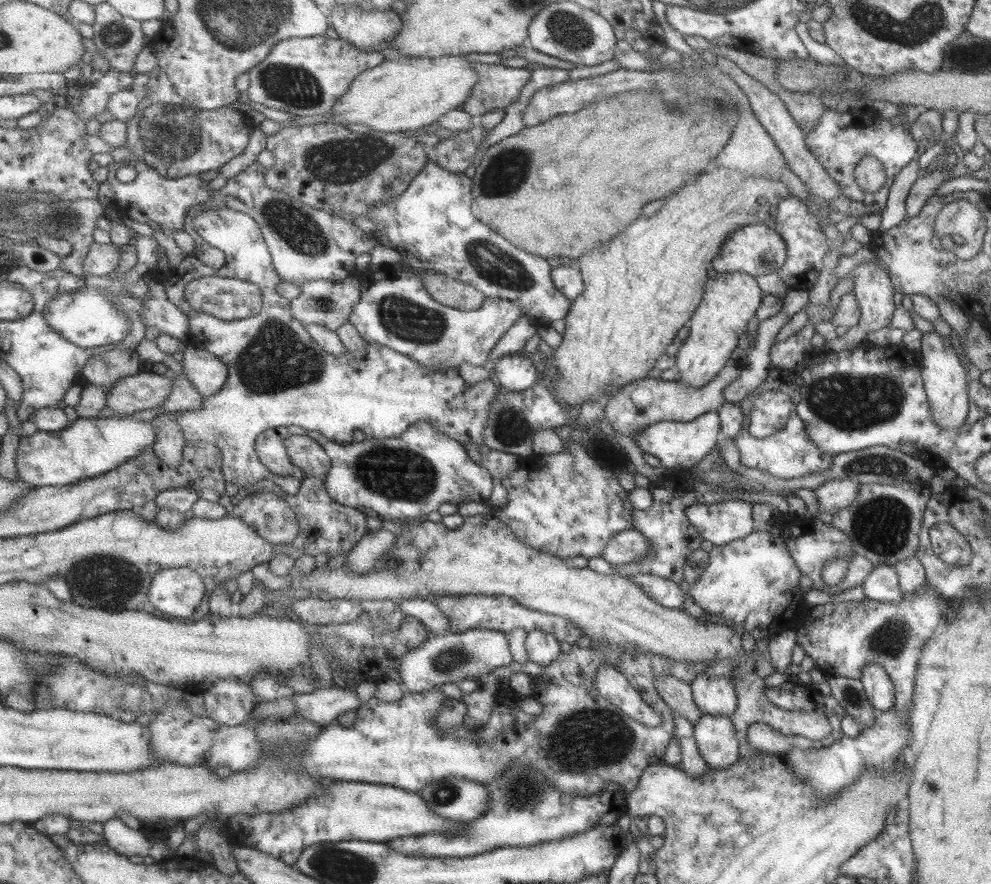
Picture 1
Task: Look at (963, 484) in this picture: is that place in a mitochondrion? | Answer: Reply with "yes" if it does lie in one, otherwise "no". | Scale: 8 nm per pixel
no

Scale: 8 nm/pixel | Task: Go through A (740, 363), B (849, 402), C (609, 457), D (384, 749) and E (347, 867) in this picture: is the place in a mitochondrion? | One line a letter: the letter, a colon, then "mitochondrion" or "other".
A: other
B: mitochondrion
C: other
D: other
E: mitochondrion

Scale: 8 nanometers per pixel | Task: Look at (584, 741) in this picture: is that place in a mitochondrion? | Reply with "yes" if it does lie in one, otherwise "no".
yes

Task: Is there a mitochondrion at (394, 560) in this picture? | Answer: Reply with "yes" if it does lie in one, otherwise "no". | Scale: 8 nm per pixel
yes

